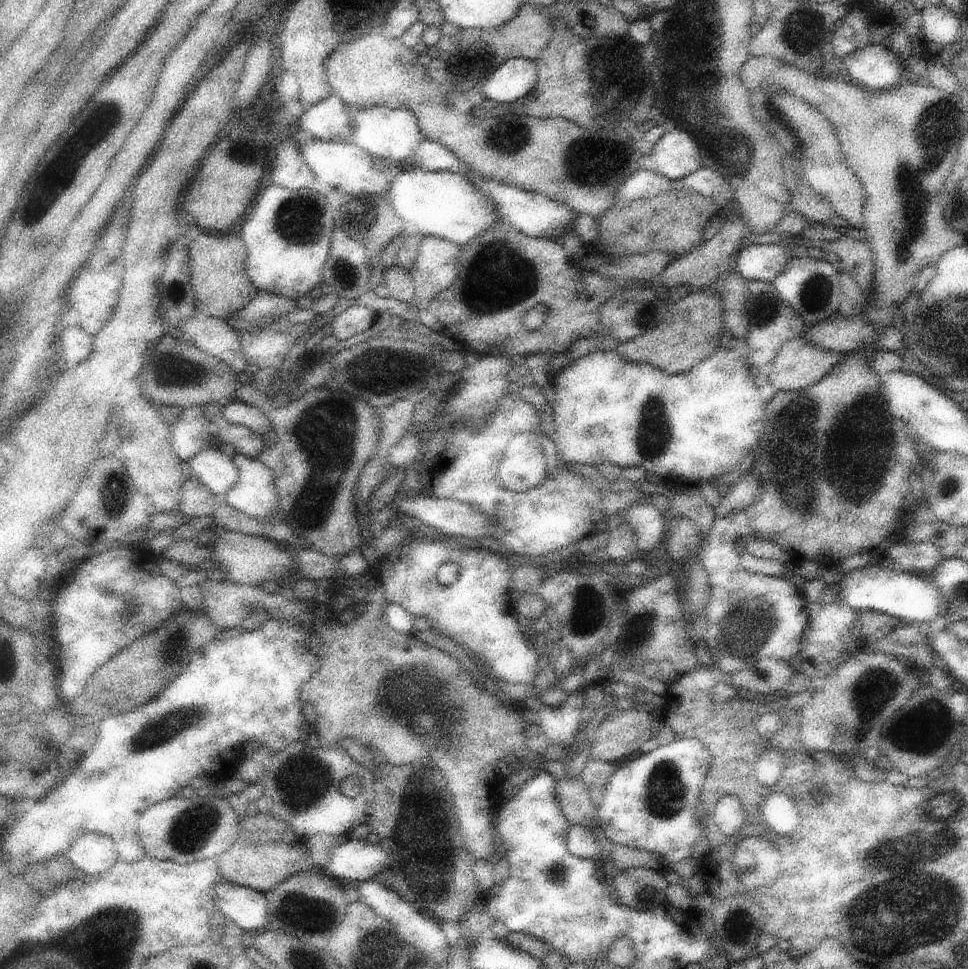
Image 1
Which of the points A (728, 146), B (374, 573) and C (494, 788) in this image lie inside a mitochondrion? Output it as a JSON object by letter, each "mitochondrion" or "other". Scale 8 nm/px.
{"A":"mitochondrion","B":"other","C":"other"}

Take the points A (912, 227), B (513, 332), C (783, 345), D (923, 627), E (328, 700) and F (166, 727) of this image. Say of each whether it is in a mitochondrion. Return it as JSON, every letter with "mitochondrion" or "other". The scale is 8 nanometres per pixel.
{"A":"mitochondrion","B":"other","C":"other","D":"other","E":"other","F":"mitochondrion"}

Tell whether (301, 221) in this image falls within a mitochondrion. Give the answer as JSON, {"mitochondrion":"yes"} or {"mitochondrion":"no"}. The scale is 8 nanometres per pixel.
{"mitochondrion":"yes"}

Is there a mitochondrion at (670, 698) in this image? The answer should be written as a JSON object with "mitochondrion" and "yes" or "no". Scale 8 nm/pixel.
{"mitochondrion":"no"}

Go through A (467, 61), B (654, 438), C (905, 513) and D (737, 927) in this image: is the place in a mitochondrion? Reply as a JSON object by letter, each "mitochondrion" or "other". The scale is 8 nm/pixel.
{"A":"other","B":"mitochondrion","C":"other","D":"mitochondrion"}

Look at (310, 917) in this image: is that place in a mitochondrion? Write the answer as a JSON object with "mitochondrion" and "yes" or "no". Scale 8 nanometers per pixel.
{"mitochondrion":"yes"}

